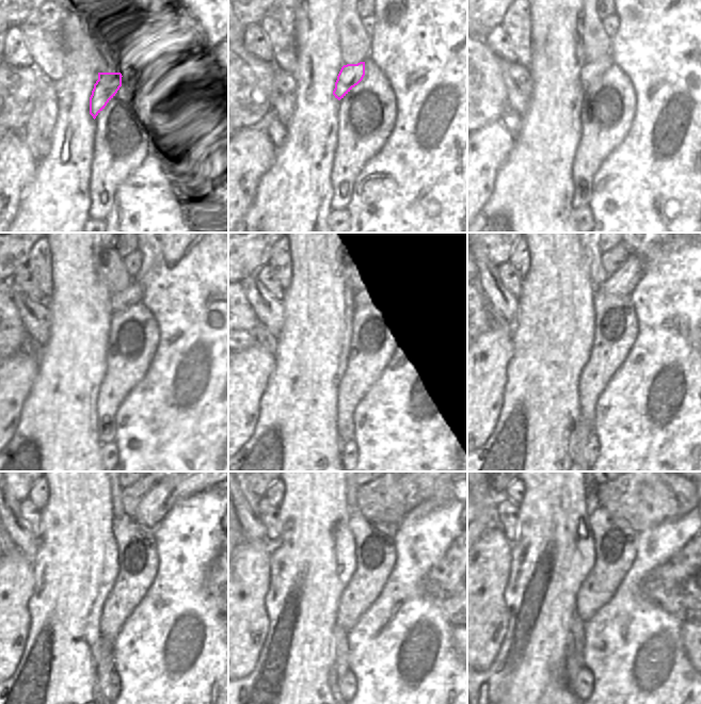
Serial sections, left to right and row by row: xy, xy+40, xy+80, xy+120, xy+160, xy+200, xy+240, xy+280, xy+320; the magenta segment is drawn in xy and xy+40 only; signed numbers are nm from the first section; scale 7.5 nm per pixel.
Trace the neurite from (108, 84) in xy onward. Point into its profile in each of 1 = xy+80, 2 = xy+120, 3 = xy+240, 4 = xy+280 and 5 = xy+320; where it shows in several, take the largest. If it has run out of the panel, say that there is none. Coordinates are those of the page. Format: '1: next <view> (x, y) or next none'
1: next xy+80 (591, 73)
2: next xy+120 (121, 301)
3: next xy+240 (165, 494)
4: next xy+280 (408, 496)
5: next xy+320 (647, 496)

